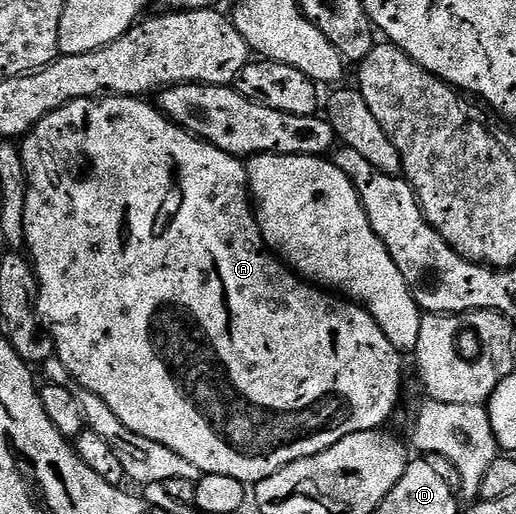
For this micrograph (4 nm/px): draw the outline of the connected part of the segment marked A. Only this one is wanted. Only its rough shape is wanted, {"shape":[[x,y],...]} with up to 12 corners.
{"shape":[[141,97],[20,140],[82,391],[262,483],[397,407],[402,352]]}

